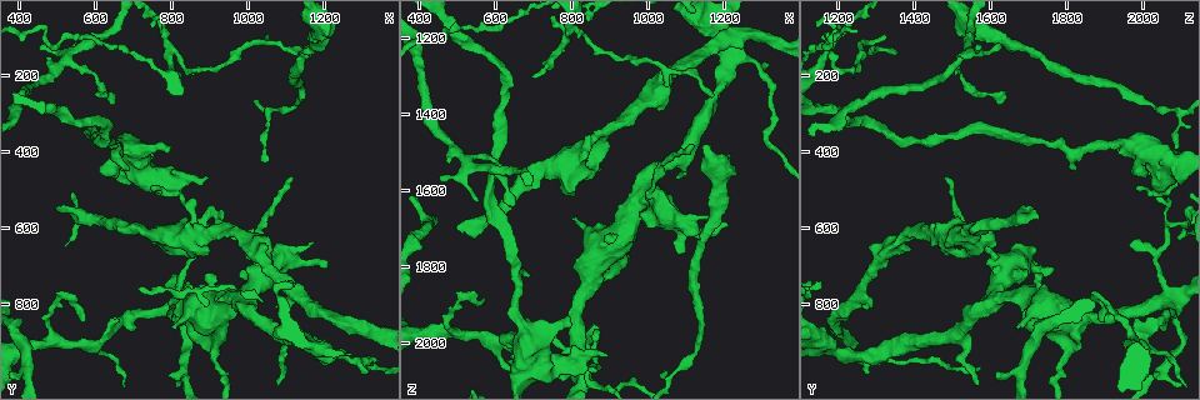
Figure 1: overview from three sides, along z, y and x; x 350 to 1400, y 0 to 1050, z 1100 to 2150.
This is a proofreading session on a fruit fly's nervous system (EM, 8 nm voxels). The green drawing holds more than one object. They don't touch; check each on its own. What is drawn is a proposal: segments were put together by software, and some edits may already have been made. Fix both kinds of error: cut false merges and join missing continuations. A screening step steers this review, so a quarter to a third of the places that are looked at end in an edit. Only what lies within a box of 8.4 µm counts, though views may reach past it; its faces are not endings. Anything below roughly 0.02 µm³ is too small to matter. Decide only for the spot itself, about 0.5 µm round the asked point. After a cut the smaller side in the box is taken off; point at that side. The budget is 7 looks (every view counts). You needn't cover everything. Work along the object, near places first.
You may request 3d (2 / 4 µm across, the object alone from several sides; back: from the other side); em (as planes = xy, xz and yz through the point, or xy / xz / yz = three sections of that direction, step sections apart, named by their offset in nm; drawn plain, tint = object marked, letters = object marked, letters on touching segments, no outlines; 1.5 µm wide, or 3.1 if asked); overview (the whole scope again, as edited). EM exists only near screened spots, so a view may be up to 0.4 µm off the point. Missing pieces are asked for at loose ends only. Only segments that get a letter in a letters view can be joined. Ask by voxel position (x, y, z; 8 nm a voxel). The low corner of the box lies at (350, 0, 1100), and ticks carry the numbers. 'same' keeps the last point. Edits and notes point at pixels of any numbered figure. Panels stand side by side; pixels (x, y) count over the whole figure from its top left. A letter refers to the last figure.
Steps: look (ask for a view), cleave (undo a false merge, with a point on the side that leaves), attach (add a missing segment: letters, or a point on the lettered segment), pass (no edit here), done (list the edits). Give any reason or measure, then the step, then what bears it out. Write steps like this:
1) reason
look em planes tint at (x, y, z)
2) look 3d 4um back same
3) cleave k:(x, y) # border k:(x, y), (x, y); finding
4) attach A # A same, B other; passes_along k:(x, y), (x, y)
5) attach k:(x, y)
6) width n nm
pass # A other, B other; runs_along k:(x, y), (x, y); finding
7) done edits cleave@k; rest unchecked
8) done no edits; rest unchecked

abrupt turn
look em yz step 8 tint at (815, 500, 2040)

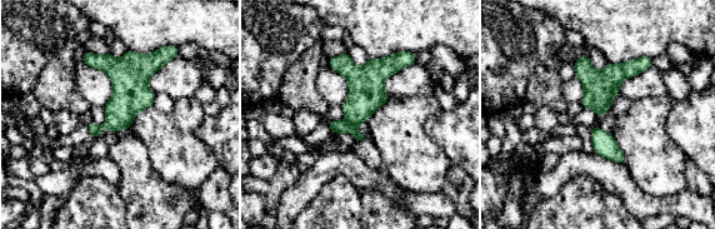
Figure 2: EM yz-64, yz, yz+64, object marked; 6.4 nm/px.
look em yz step 8 letters same

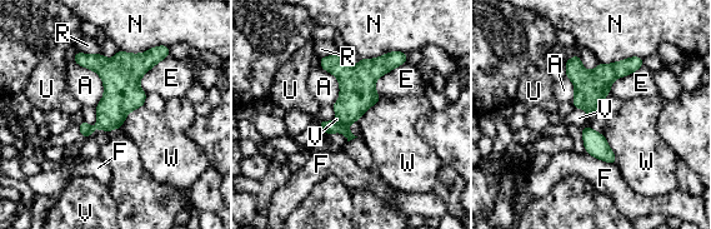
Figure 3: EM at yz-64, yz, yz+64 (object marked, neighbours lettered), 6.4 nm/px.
width 150 nm
cleave 3:(357, 93) # A other, E other, F other, N other, R other, U other, V other, W other; border 3:(339, 124), (346, 127); a second neuron is stuck on

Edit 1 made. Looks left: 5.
tapers out
look 3d 4um back at (565, 840, 1890)

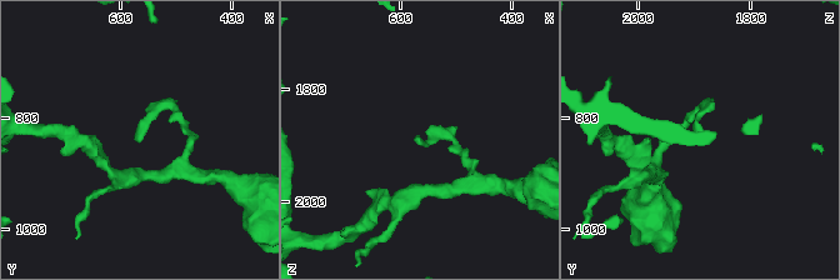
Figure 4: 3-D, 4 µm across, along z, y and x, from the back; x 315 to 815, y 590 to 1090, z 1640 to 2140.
look em xz step 4 tint at (570, 840, 1885)

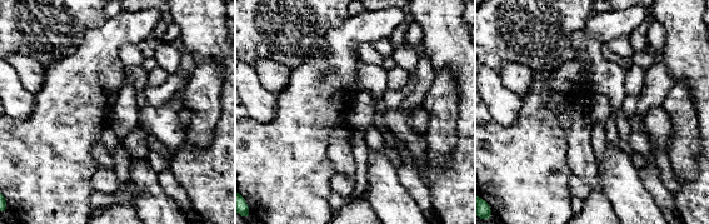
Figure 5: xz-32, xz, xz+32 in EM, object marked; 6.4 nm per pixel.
look em planes letters same

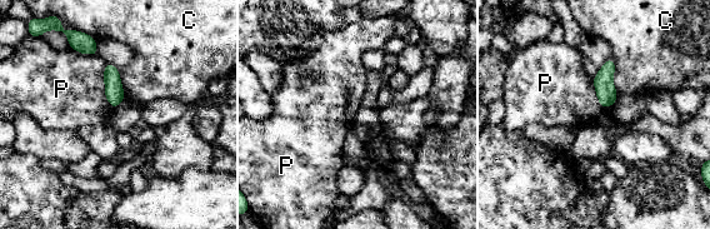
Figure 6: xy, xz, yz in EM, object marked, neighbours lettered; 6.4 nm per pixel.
pass # C other, P other; border 6:(105, 64), (104, 94), (113, 108); none of them fits

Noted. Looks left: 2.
look em planes tint at (520, 160, 1515)

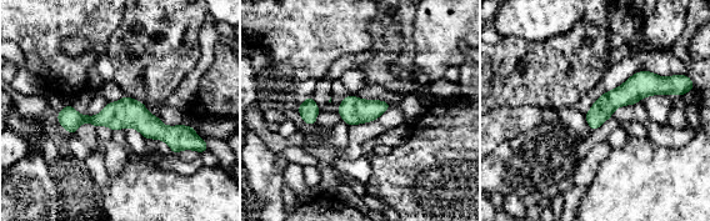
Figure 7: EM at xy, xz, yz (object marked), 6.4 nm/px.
look em planes letters same

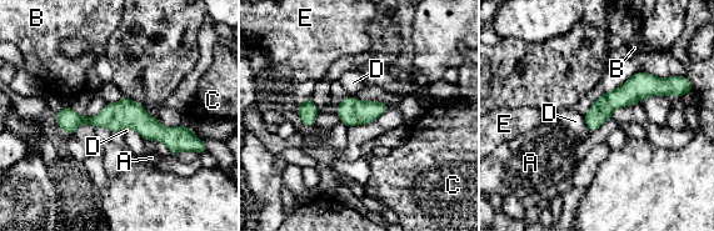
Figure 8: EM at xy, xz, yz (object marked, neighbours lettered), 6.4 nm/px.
longest_contact D 150 nm
pass # A other, B other, C other, D other, E other; runs_along 8:(59, 117), (138, 119), (189, 139); one neuron here

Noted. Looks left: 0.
done edits cleave@3; rest unchecked

